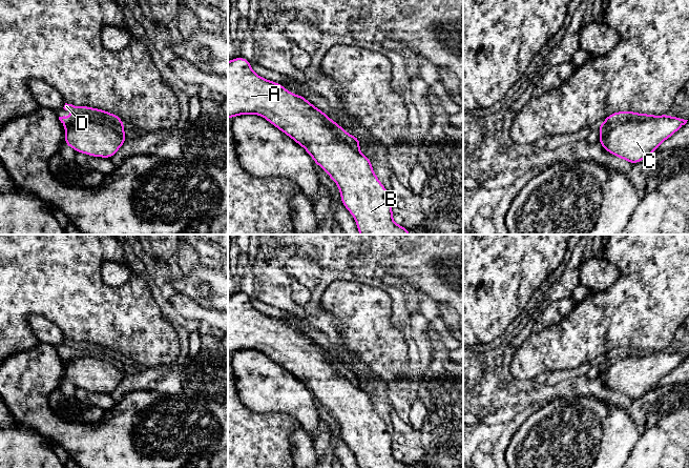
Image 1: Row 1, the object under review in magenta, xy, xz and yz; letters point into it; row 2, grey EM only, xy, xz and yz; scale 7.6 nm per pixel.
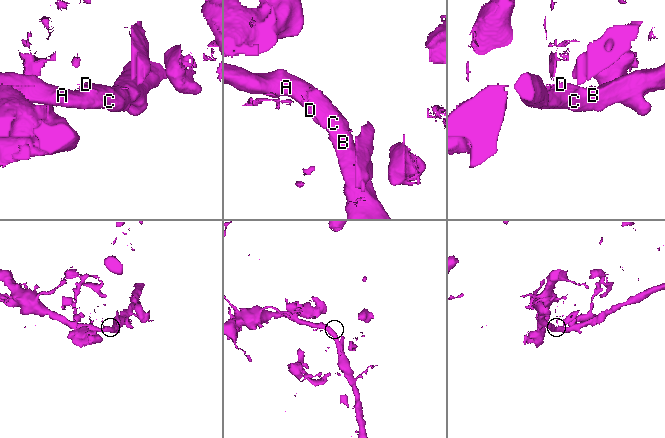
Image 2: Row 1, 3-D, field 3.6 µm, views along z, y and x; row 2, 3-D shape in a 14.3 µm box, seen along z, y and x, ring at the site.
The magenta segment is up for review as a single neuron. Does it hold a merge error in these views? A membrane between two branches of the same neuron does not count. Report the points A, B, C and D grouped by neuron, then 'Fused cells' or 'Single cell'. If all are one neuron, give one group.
Groups: A B C / D. Fused cells

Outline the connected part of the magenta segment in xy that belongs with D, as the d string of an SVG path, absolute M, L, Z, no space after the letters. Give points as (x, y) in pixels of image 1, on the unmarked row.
M65 339L63 344L65 346L72 347L76 350L75 352L59 352L59 355L65 362L65 365L68 362L80 359L82 357L90 357L110 362L120 368L124 368L125 361L121 353L114 349L110 349L100 344L92 344L89 342L75 342L67 339Z

